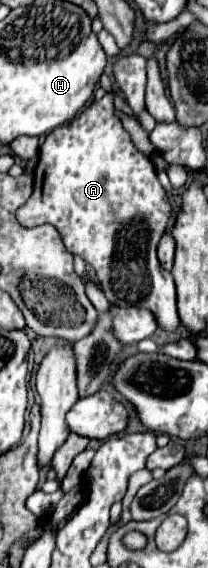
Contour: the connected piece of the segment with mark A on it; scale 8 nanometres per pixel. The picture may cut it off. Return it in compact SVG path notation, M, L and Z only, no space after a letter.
M107 93L103 99L99 101L91 101L69 125L63 125L63 127L57 127L53 129L45 143L41 145L39 149L38 163L36 165L33 177L33 193L31 199L17 211L17 219L21 225L27 225L27 227L35 227L35 225L45 225L45 223L51 223L57 227L57 231L61 233L63 237L63 243L65 247L75 255L81 255L95 271L97 271L97 279L99 279L99 285L105 293L105 297L109 299L109 303L117 305L117 307L143 307L143 309L149 309L155 317L157 317L157 323L159 327L165 327L169 333L177 331L181 321L179 321L179 315L177 315L177 297L175 297L175 283L173 283L173 277L169 271L163 271L161 265L159 265L159 259L157 259L157 243L161 239L161 235L165 233L167 229L167 221L169 221L169 215L171 215L171 207L169 207L169 201L167 201L167 195L165 195L165 189L161 187L159 179L157 179L157 173L155 173L155 167L153 163L133 145L131 141L131 135L123 129L121 121L115 117L113 113L113 95Z

